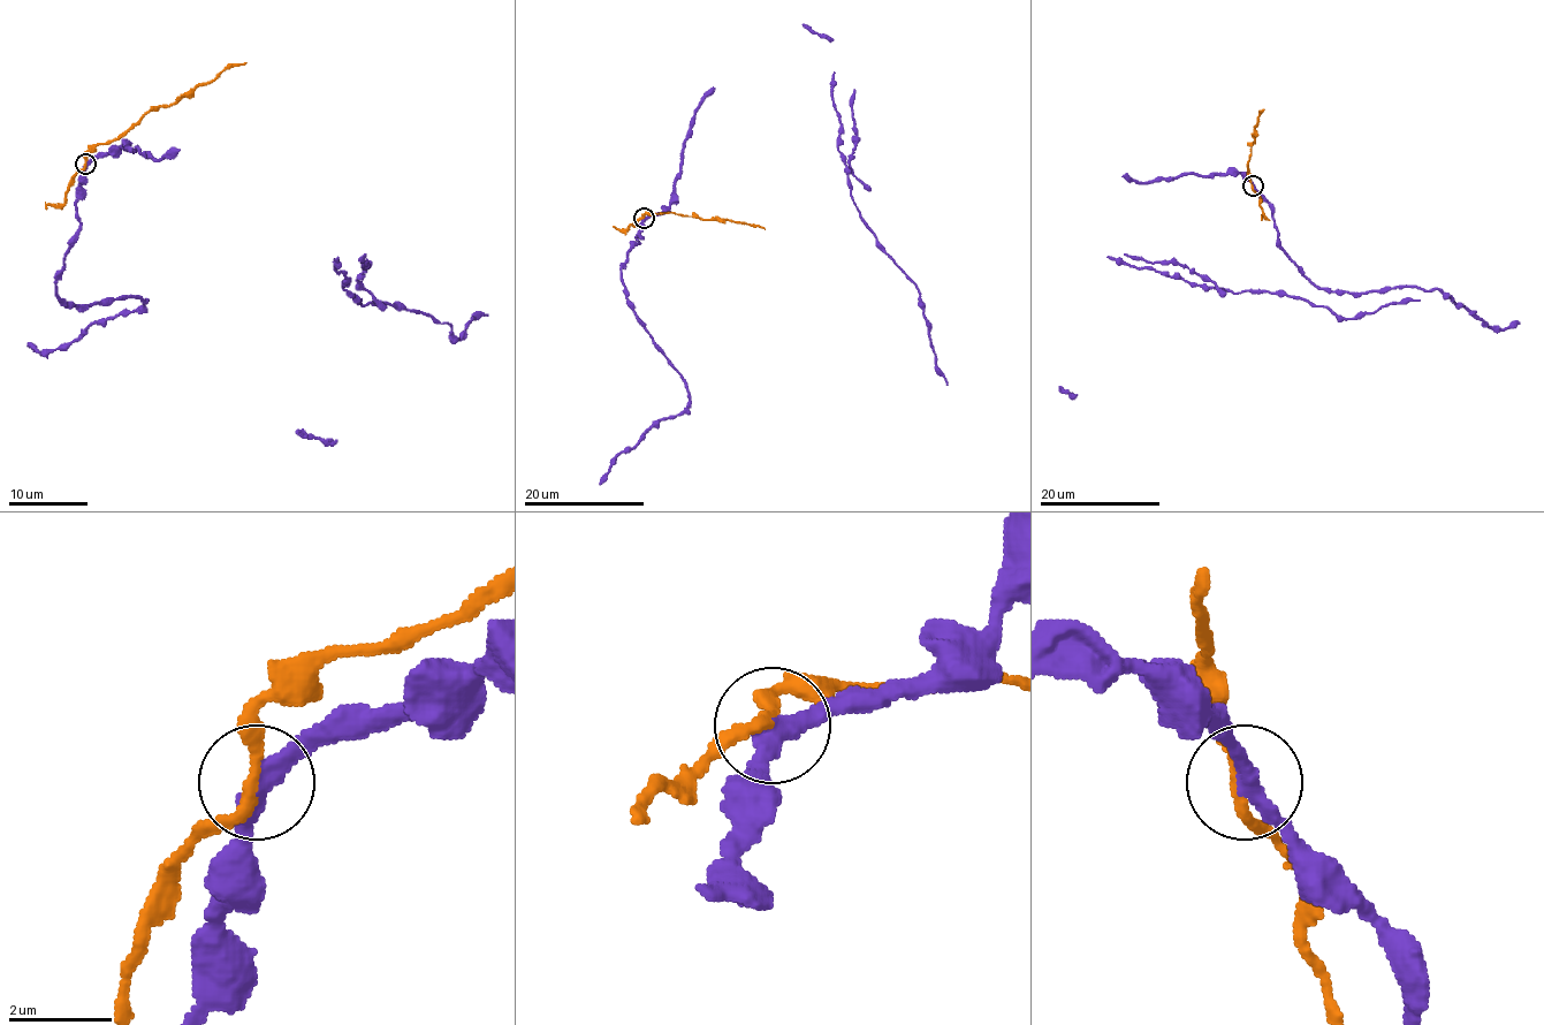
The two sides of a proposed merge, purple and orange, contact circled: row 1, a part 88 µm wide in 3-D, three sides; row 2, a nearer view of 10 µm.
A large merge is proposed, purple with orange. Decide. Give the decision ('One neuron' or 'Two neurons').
Two neurons

